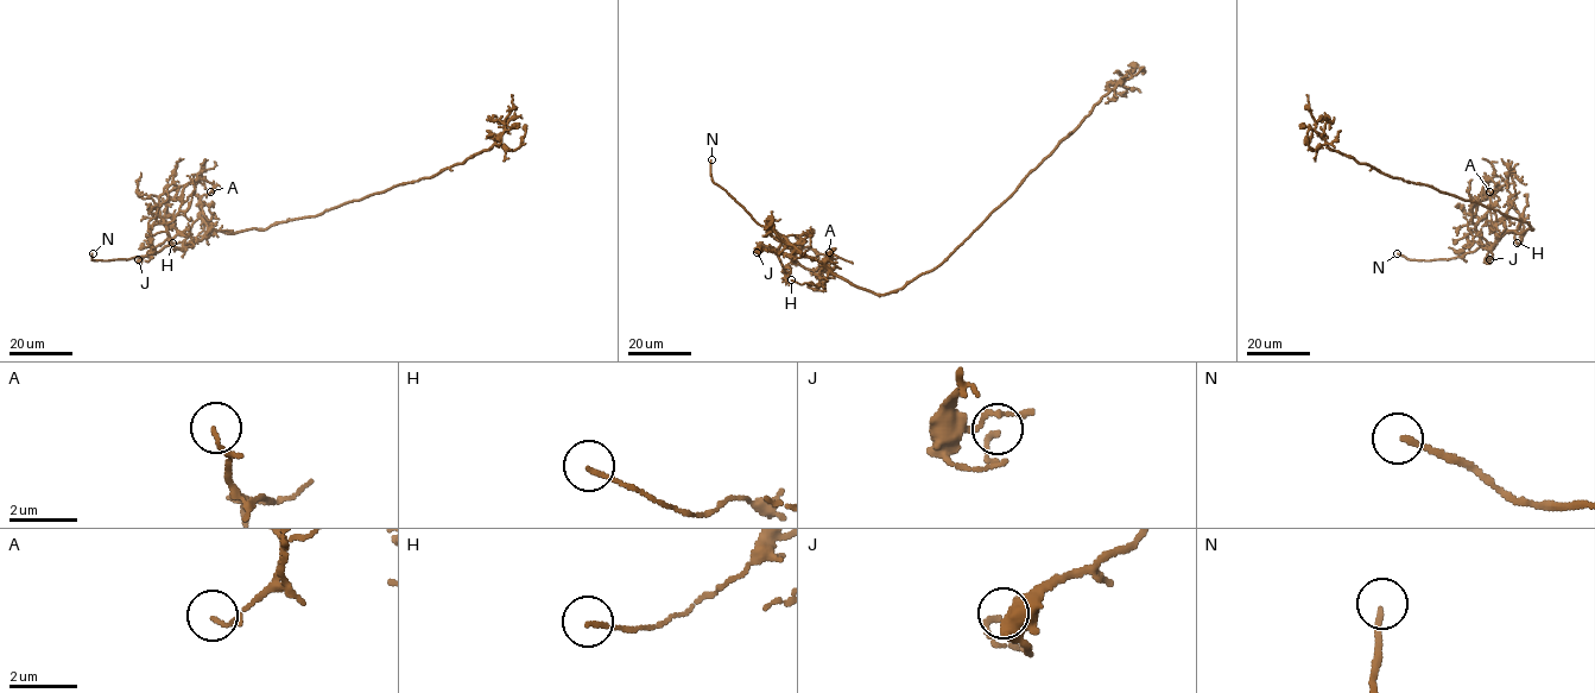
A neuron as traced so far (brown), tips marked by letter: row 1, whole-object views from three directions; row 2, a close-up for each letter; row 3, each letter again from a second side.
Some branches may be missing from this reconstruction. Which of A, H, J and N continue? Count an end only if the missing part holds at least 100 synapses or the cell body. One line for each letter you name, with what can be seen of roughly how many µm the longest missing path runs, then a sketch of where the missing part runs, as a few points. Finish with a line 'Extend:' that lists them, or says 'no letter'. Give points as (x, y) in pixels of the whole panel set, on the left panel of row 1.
N: missing 60 µm; course (93, 253), (97, 243), (94, 245), (90, 224), (82, 220), (68, 234), (64, 252)
Extend: N

